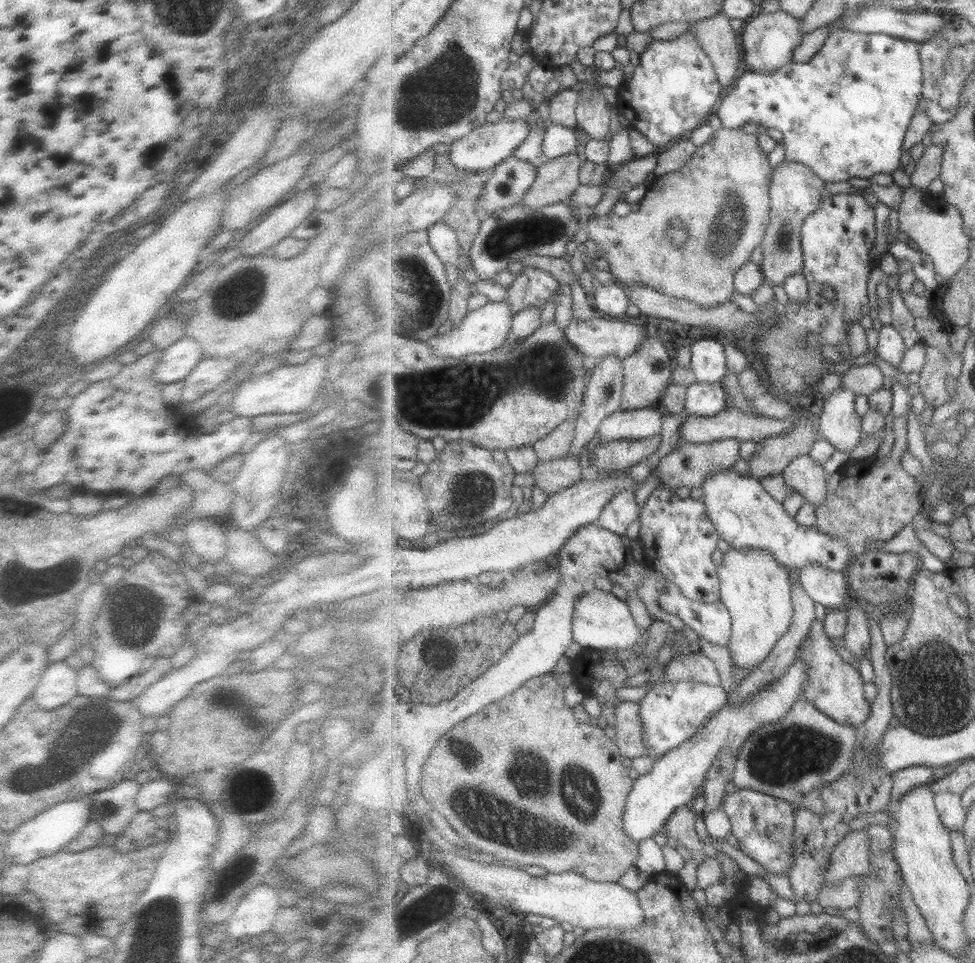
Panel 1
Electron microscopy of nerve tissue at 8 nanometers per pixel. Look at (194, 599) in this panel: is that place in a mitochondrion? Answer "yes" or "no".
no

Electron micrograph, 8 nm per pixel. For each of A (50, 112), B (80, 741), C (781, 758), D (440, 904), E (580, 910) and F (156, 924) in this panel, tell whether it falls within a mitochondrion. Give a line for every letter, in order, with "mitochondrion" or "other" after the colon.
A: other
B: mitochondrion
C: mitochondrion
D: mitochondrion
E: other
F: mitochondrion

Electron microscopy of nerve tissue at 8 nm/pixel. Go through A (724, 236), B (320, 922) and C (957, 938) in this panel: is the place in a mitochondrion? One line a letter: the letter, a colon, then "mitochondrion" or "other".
A: mitochondrion
B: other
C: other

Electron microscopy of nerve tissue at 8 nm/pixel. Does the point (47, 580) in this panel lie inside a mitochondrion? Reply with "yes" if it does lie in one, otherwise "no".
yes

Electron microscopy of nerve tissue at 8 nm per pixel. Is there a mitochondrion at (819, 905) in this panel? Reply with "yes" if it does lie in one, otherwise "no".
no

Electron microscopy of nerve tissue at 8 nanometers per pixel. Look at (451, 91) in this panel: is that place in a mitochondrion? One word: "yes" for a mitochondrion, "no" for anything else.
yes

